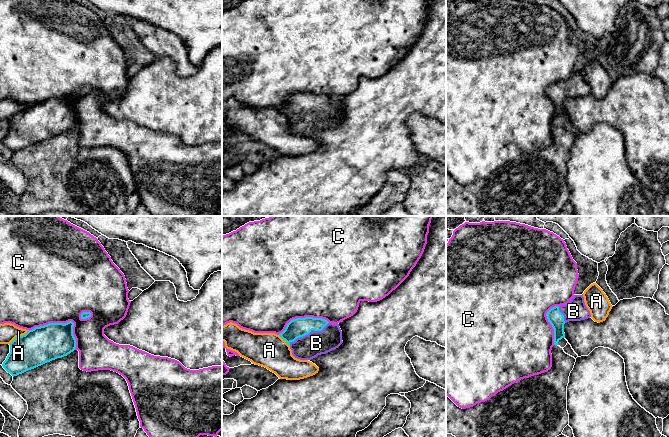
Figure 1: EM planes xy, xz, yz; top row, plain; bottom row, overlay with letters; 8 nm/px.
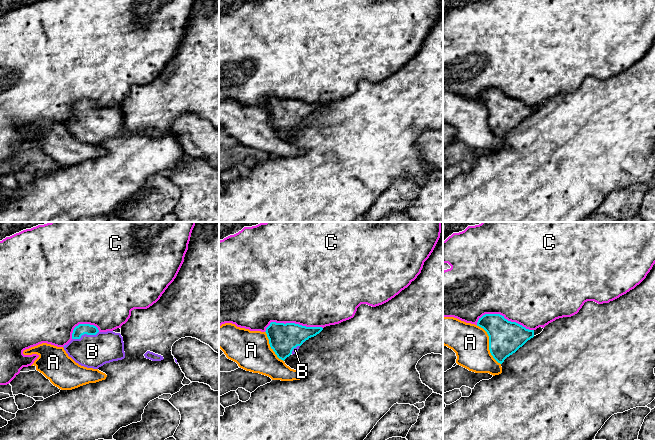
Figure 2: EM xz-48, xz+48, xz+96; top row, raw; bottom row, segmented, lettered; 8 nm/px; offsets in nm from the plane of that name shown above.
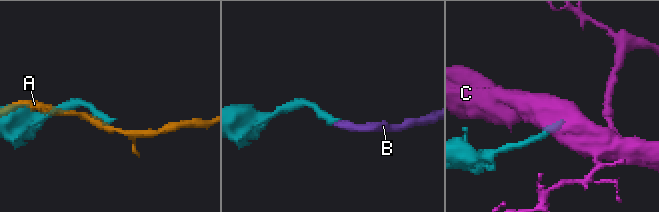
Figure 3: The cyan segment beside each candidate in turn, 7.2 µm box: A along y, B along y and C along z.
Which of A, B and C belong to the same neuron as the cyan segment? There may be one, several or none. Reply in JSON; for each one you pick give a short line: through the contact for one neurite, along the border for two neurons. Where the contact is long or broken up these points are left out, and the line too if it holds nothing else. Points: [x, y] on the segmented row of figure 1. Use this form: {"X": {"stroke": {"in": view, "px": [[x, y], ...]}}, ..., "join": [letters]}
{"B": {"stroke": {"in": "xz", "px": [[299, 327], [308, 333], [316, 343]]}}, "join": ["B"]}

